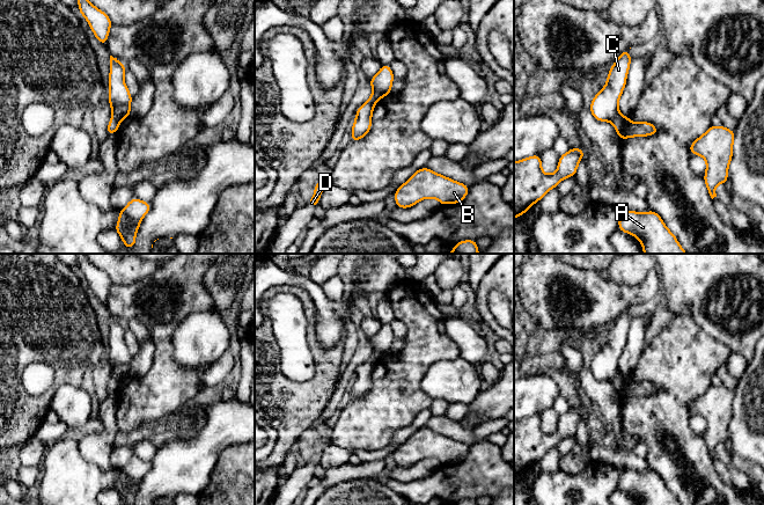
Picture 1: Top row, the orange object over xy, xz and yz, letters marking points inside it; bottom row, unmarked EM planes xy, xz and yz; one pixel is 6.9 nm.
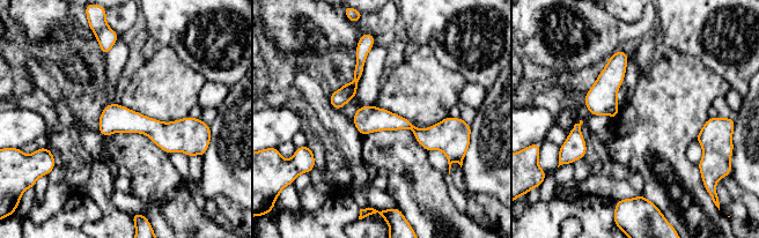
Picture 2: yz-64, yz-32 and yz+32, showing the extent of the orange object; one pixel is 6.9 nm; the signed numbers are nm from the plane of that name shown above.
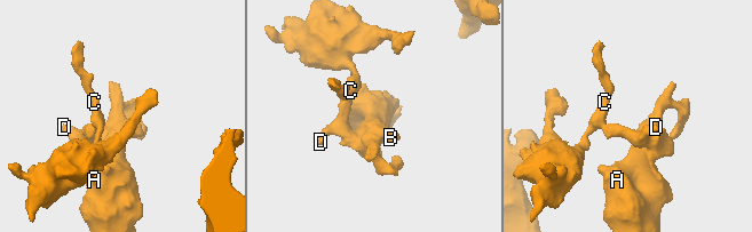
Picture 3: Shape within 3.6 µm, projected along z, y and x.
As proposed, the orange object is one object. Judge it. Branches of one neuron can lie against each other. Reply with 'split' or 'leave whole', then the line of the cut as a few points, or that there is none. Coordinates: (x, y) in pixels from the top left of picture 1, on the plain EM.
split; cut in yz along (621, 374), (612, 382)

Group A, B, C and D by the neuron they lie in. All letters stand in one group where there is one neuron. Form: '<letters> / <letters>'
A B D / C

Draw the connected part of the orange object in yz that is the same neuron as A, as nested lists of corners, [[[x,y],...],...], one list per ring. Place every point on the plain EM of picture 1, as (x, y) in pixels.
[[[631,469],[620,471],[618,490],[636,496],[641,505],[681,505],[662,477],[653,469],[646,473]]]

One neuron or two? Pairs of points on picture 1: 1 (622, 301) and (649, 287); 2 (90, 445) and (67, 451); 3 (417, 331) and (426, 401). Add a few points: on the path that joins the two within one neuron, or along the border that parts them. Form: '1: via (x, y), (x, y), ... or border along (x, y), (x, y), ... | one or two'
1: via (629, 297), (643, 293) | one
2: border along (76, 441), (79, 453), (97, 467) | two
3: via (417, 349), (416, 383) | one

